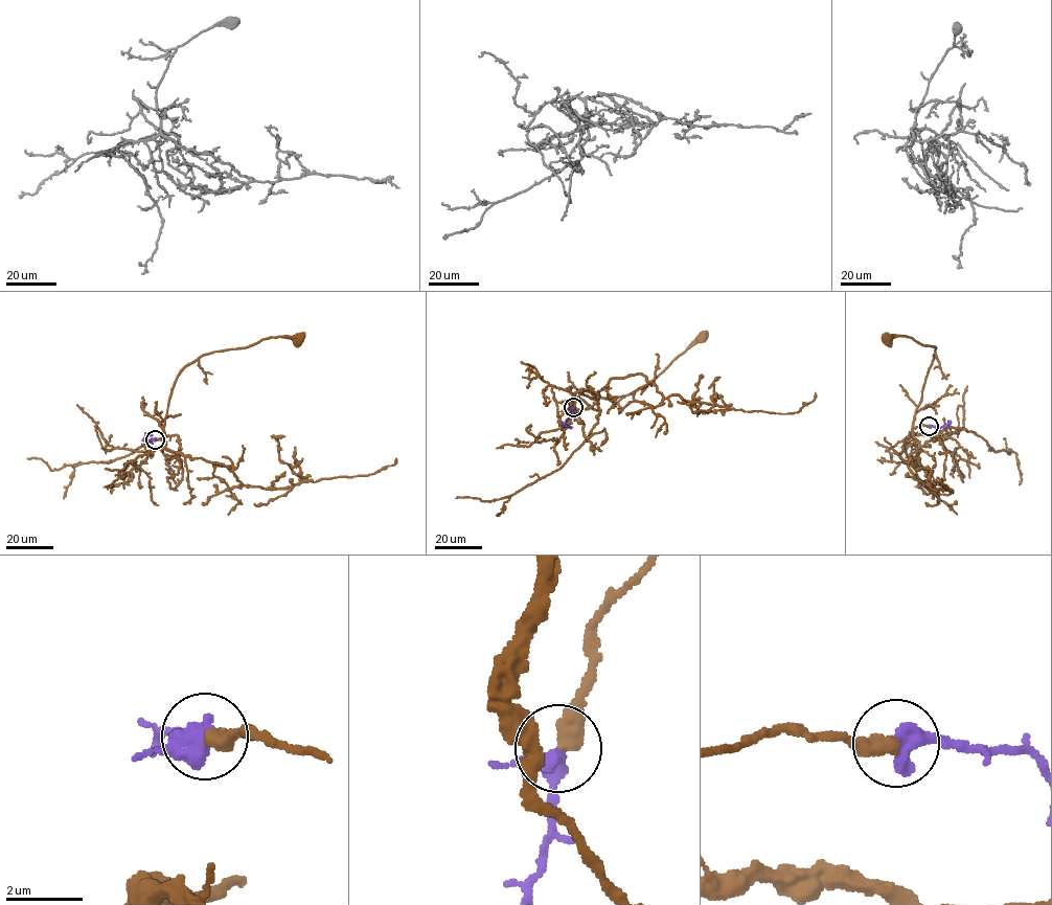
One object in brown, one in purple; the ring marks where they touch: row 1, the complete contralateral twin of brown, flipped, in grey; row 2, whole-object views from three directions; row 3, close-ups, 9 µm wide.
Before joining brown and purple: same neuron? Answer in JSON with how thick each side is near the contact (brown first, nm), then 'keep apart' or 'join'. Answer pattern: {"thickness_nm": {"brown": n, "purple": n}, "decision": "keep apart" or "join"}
{"thickness_nm": {"brown": 460, "purple": 400}, "decision": "join"}

